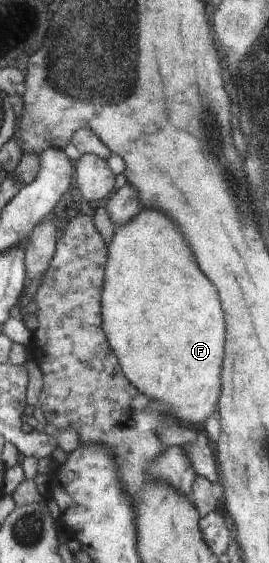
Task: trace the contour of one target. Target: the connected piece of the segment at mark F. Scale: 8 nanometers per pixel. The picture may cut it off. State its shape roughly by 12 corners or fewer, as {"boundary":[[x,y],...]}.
{"boundary":[[141,209],[101,297],[122,371],[192,425],[226,317],[180,227]]}

